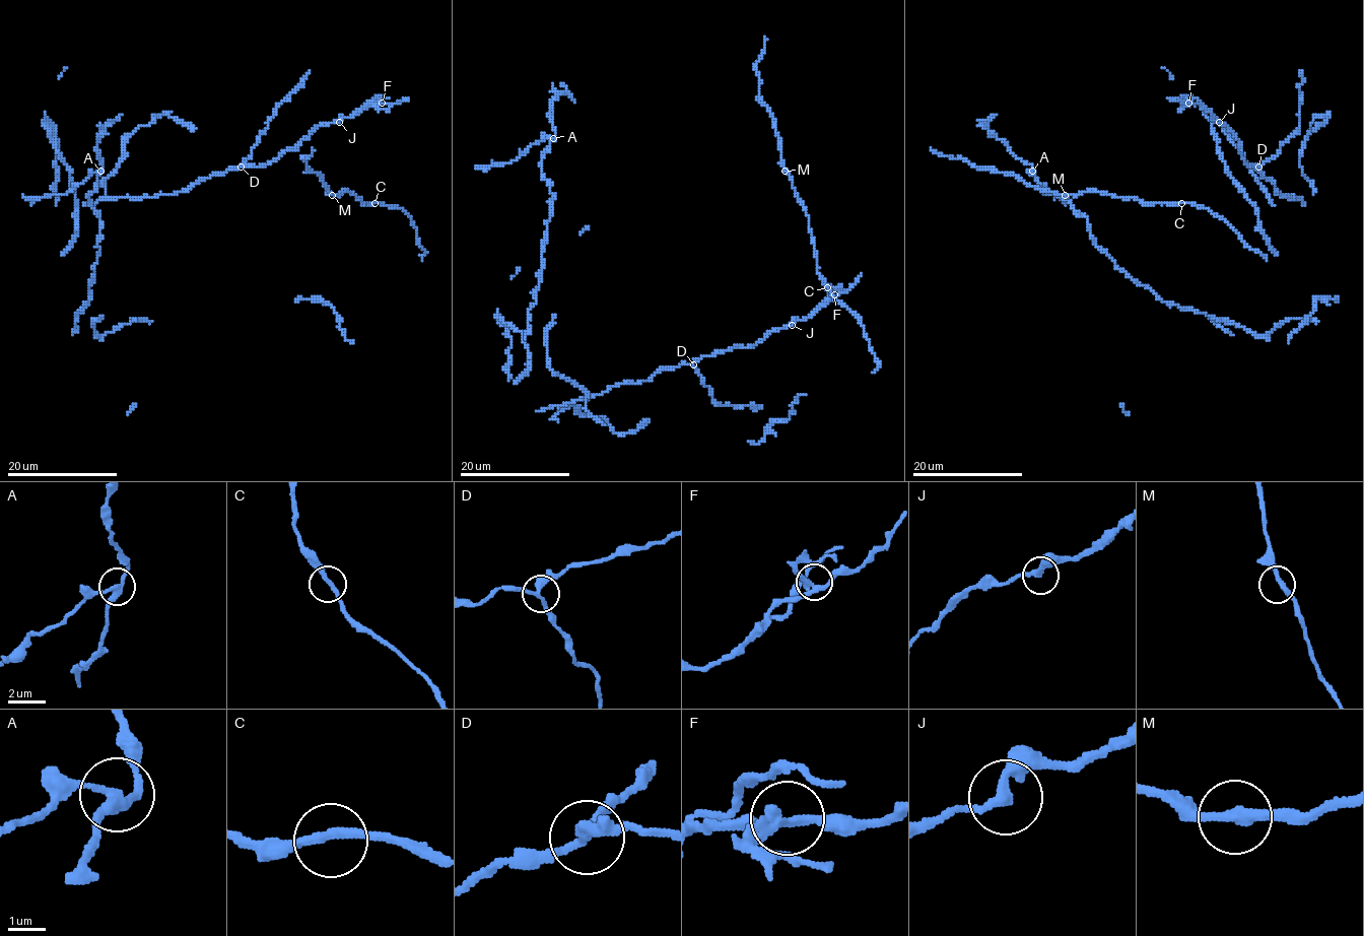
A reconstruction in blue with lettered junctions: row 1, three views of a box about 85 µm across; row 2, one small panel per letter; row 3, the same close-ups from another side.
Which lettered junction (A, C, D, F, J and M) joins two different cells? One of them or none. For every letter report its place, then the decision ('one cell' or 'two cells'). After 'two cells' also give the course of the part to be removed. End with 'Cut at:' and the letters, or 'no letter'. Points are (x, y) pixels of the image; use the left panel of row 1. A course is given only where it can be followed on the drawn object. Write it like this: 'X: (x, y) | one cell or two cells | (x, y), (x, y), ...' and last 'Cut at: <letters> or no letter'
A: (100, 171) | two cells | (100, 171), (92, 172), (65, 194), (31, 198), (23, 195)
C: (374, 203) | one cell
D: (241, 166) | one cell
F: (382, 103) | one cell
J: (339, 122) | one cell
M: (332, 195) | one cell
Cut at: A

